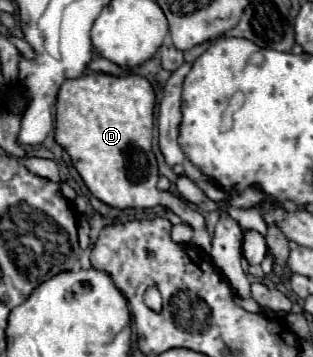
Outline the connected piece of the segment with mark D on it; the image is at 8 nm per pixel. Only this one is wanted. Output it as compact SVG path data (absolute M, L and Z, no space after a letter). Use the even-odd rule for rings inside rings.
M88 72L80 78L66 80L60 86L58 100L56 100L56 142L62 144L62 148L70 154L84 184L98 200L102 200L108 206L120 208L120 210L166 206L194 228L194 238L190 244L208 254L210 236L204 230L204 216L200 212L196 212L194 208L190 208L184 198L178 198L156 186L160 172L158 172L156 156L152 152L154 104L156 104L156 100L154 100L154 90L152 90L150 82L136 74L112 76L112 74L102 74L102 72Z

